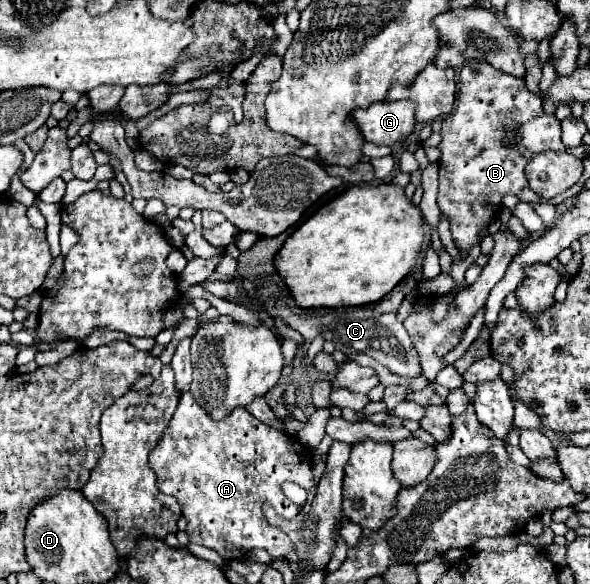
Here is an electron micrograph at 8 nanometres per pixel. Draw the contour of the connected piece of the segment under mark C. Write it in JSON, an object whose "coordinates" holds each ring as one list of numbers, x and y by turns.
{"coordinates":[[266,280,258,288,260,302,268,308,268,314,282,318,290,328,298,330,308,342,316,336,322,336,324,340,332,340,336,344,336,350,356,356,356,354,368,354,380,364,384,364,392,374,398,376,420,376,422,366,418,364,418,354,414,352,414,344,410,336,406,334,404,326,396,320,396,314,374,314,368,308,324,308,320,310,300,310,290,296,290,290,282,282]]}

